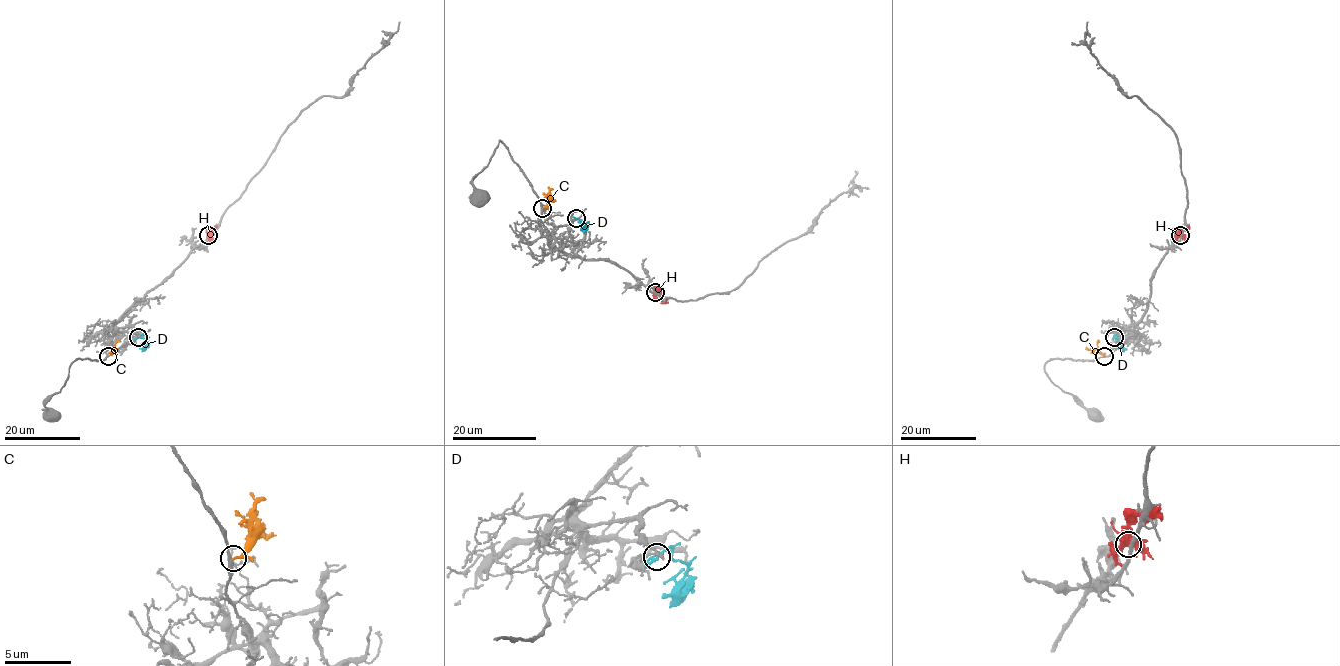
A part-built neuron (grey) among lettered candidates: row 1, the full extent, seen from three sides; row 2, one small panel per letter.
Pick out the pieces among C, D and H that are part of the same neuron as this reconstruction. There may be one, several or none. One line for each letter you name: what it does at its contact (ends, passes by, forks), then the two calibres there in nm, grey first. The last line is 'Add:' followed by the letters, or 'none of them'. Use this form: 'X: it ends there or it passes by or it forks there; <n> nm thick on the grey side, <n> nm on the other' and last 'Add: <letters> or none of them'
D: it ends there; 140 nm thick on the grey side, 240 nm on the other
Add: D

